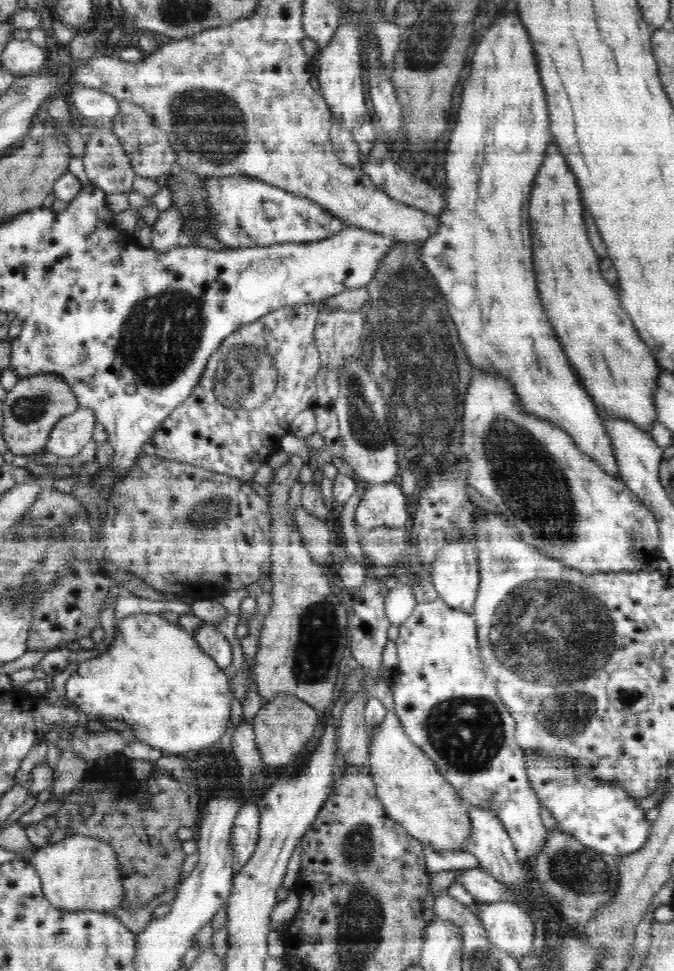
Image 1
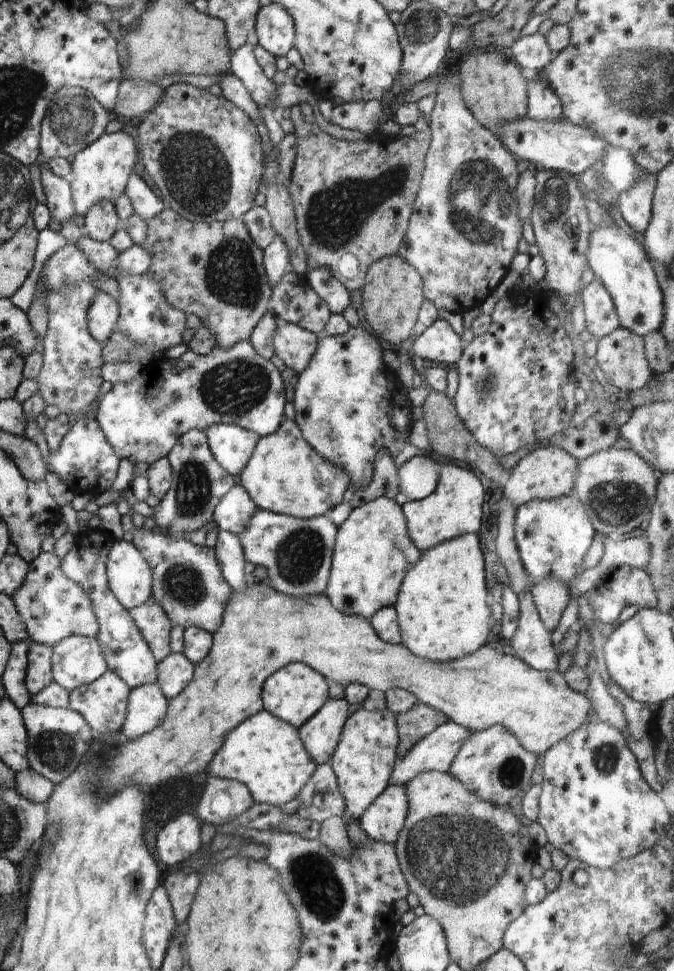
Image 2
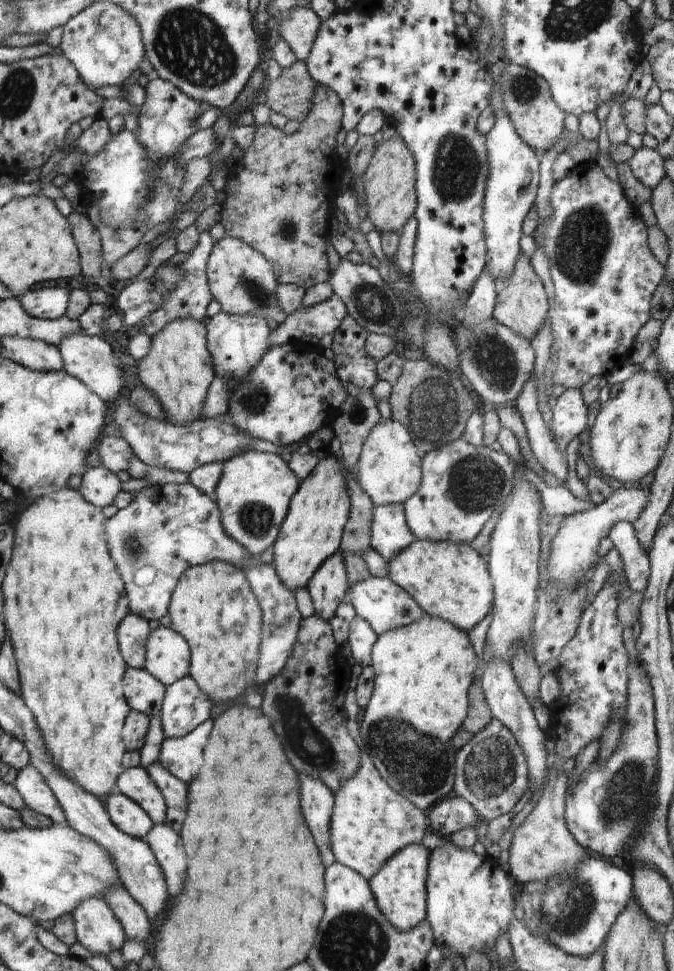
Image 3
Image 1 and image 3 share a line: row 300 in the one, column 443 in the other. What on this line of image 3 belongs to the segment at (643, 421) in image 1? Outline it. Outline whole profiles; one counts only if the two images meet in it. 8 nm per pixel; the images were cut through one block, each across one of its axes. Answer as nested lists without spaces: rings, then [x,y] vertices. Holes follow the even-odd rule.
[[[415,540],[389,563],[388,577],[403,588],[422,610],[470,632],[491,610],[494,591],[487,561],[466,542]]]

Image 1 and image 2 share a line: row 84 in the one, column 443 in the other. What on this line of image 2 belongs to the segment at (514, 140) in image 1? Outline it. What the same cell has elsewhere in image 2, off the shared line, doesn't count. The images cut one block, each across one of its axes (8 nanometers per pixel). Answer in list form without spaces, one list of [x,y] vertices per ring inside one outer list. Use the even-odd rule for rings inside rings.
[[[448,462],[442,465],[436,490],[422,500],[408,501],[401,506],[408,534],[420,552],[465,534],[478,534],[482,524],[484,488],[480,479],[473,471],[461,469],[460,466]]]

